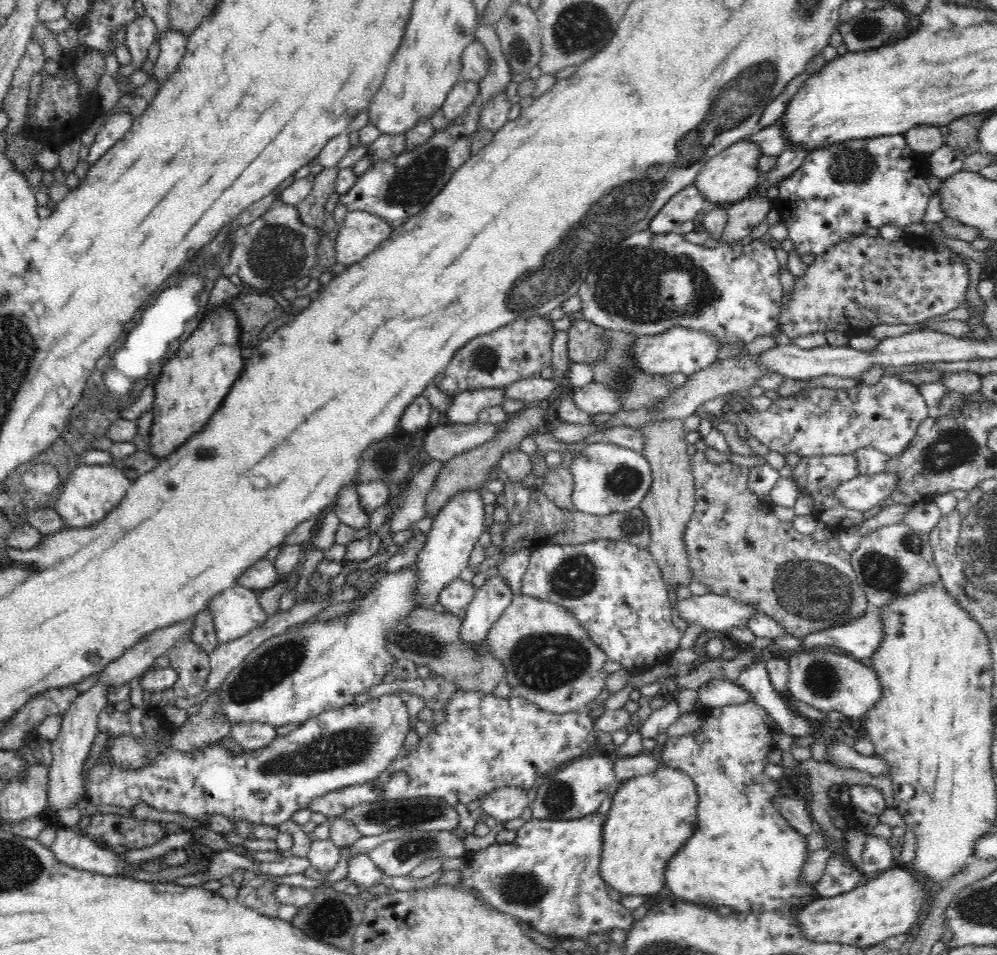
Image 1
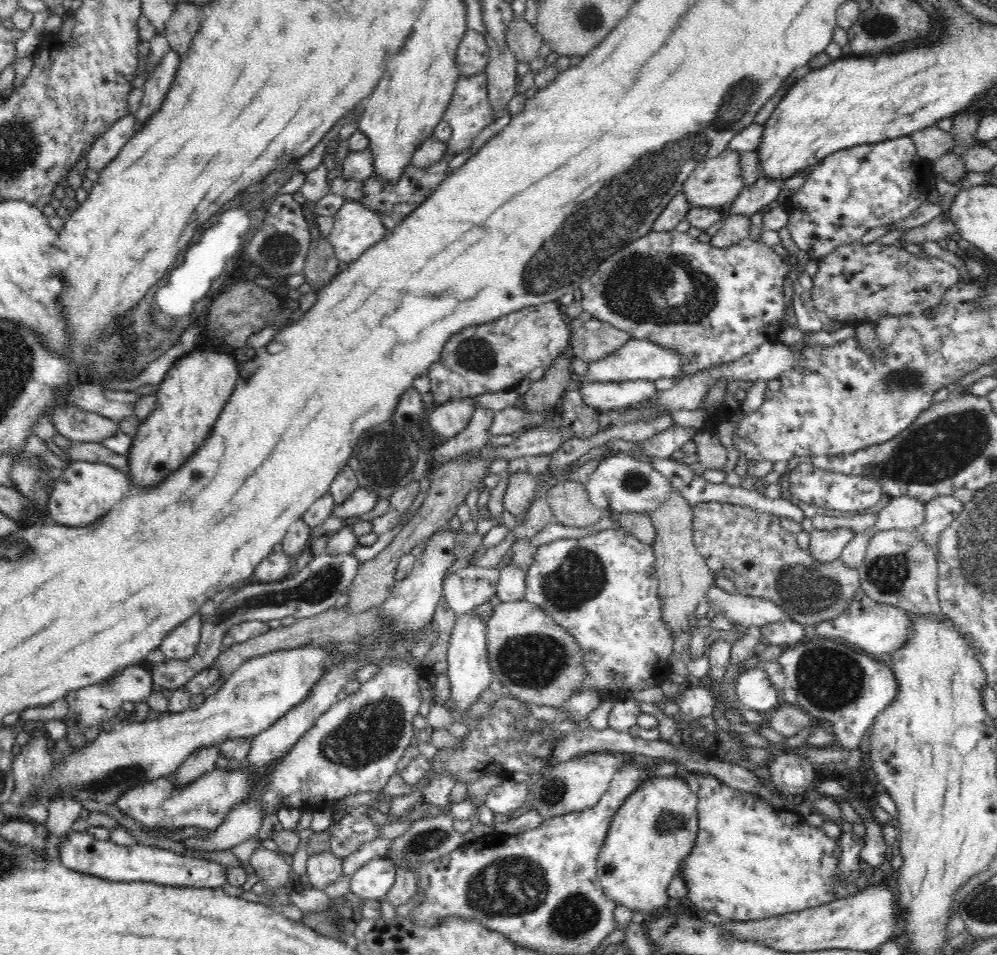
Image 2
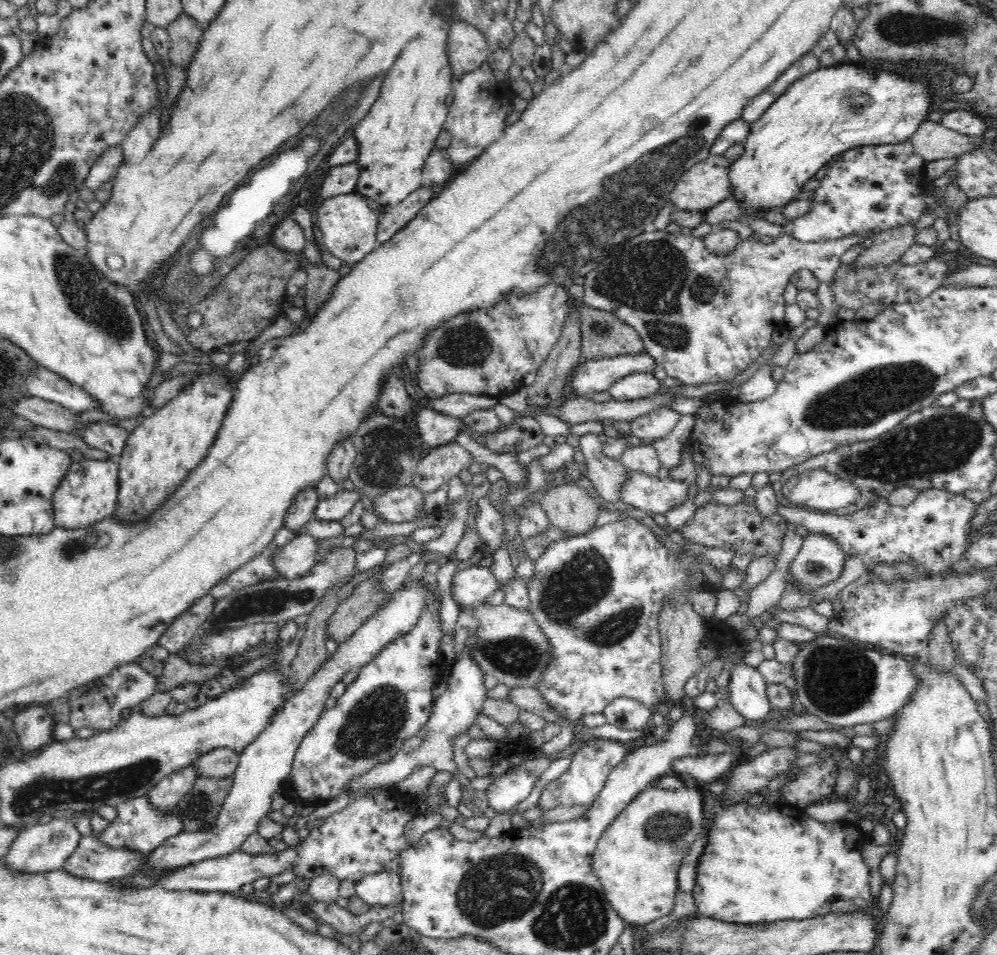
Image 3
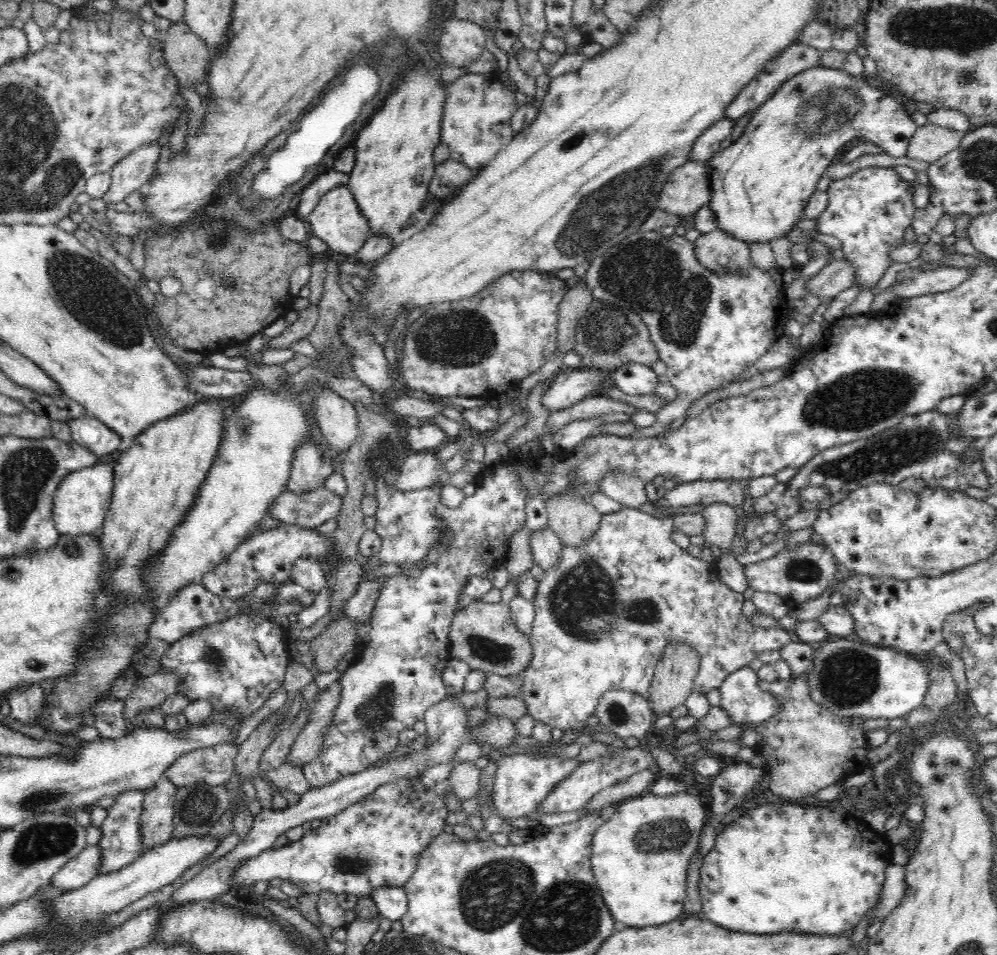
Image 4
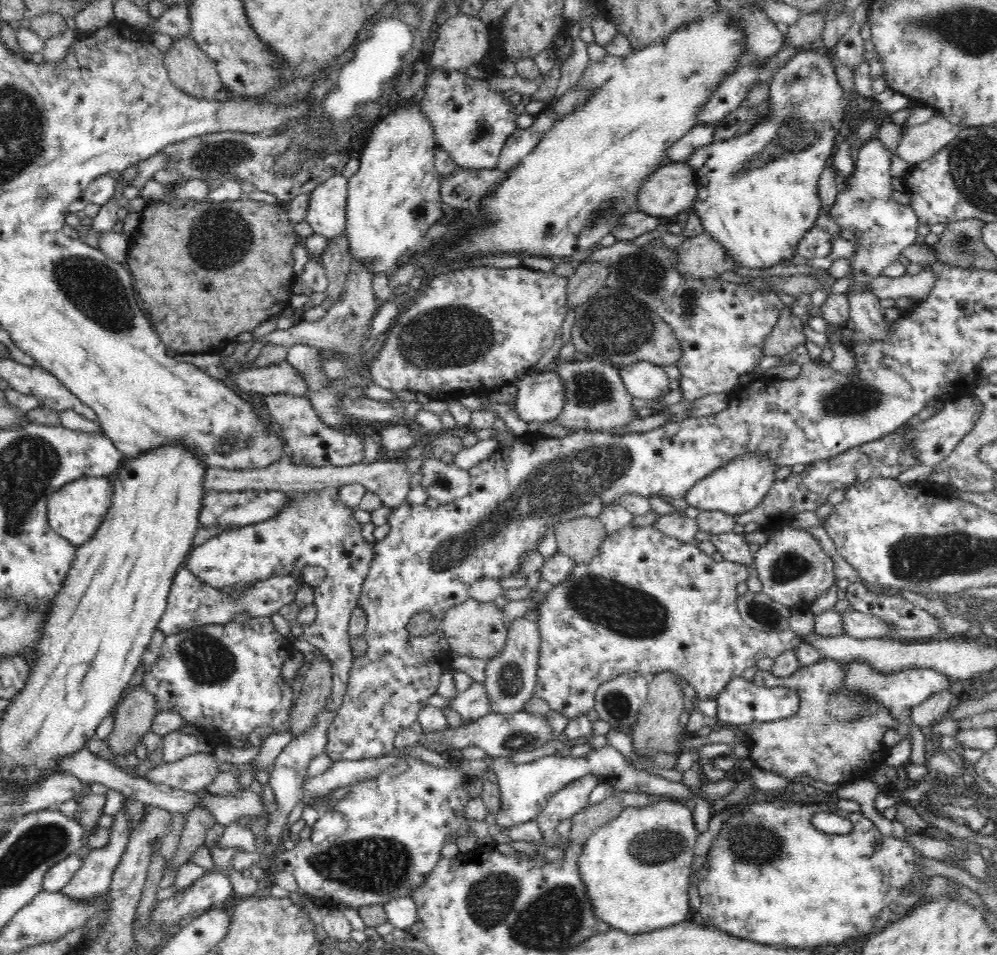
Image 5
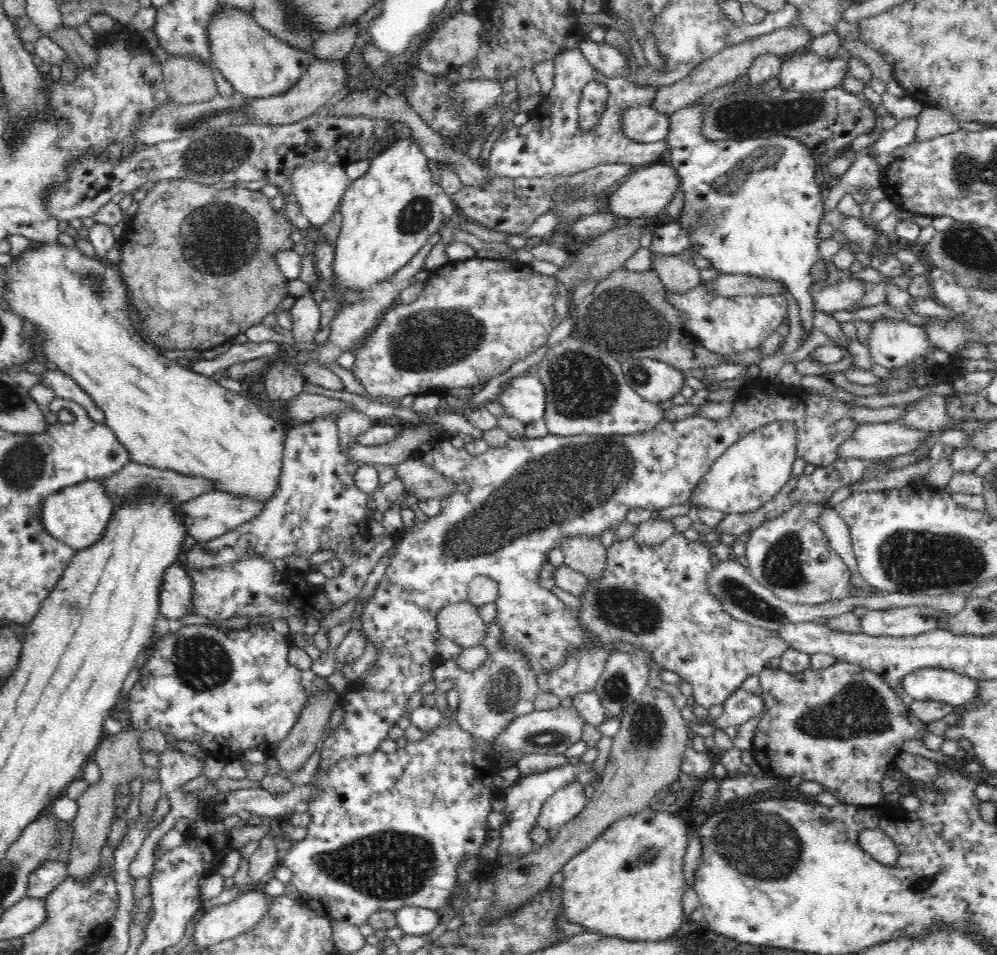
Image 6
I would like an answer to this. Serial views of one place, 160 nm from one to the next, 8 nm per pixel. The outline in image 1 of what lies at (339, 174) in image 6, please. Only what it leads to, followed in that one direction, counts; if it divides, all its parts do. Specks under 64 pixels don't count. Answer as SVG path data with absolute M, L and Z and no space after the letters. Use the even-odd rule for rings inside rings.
M348 212L335 240L337 262L346 267L364 260L386 240L393 228L369 212Z

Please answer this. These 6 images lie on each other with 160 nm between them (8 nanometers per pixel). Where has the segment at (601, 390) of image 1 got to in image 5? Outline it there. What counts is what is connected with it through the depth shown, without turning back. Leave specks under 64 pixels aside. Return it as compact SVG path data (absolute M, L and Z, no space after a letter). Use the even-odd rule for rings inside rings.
M646 361L634 362L619 369L621 379L634 398L662 398L670 390L668 375L662 366Z

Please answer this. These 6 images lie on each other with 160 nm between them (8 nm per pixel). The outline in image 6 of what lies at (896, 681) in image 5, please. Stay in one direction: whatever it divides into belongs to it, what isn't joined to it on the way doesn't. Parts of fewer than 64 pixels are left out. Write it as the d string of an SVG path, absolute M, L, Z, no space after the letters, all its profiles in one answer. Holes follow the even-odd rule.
M918 668L903 678L904 692L913 701L932 701L959 708L972 702L980 680L943 668Z

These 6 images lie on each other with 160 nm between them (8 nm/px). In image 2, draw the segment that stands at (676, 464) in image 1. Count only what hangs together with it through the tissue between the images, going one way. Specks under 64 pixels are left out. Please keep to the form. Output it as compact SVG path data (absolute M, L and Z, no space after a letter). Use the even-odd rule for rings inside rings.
M674 487L668 500L660 508L648 511L656 529L656 536L651 545L656 558L655 568L659 581L659 597L662 601L662 621L668 625L672 638L677 637L681 630L691 629L689 616L695 612L698 602L705 598L706 591L716 578L695 547L692 513L693 508Z

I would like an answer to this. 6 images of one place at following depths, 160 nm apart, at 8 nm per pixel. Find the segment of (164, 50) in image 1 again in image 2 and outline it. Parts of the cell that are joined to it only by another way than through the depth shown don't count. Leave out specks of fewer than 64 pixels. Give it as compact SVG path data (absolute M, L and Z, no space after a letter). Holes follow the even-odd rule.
M170 47L170 50L161 58L156 68L149 73L147 82L144 84L142 104L135 115L134 128L137 129L142 122L157 111L176 77L181 58L178 53Z

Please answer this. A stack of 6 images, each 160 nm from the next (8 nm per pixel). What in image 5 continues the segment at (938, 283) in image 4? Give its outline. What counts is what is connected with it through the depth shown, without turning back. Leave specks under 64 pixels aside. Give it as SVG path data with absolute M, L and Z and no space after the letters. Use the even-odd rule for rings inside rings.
M925 267L915 275L906 273L894 278L882 275L872 280L866 289L880 299L893 298L902 303L907 296L916 301L924 299L934 288L934 284L936 284L936 275L932 273L930 267Z

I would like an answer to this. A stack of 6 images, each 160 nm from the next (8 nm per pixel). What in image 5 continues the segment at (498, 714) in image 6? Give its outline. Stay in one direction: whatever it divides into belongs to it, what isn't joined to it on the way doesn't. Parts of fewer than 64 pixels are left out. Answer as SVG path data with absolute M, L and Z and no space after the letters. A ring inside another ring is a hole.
M532 613L511 620L509 624L506 646L500 654L496 654L486 664L484 687L491 700L494 714L512 714L525 710L526 704L535 696L538 680L538 659L540 650L540 631Z

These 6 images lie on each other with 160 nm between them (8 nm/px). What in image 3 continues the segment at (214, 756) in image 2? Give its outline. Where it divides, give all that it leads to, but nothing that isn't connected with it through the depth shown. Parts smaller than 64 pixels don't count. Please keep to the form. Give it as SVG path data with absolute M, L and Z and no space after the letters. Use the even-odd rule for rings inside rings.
M190 764L159 780L149 790L147 797L156 809L164 813L172 812L176 810L180 800L192 790L198 777L196 767Z

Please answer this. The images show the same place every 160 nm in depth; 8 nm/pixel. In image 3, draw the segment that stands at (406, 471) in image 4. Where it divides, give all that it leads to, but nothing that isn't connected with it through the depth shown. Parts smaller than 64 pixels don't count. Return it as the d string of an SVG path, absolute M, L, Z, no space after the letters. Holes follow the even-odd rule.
M456 441L432 448L418 464L412 484L428 494L440 489L460 472L466 471L475 459Z

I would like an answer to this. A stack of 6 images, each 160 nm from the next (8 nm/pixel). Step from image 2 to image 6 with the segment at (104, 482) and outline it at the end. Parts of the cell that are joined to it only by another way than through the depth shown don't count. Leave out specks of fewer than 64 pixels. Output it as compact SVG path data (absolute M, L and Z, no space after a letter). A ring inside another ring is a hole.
M98 479L87 480L49 495L42 504L41 523L55 539L79 551L100 540L113 510L112 500L103 484Z

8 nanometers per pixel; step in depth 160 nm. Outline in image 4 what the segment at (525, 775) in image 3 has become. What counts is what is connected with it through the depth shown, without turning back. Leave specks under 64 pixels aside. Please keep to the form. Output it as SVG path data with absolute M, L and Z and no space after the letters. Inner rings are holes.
M517 754L501 757L497 761L497 771L492 800L497 814L502 818L522 818L538 810L538 804L551 793L551 790L567 777L580 763L568 757L531 757L528 754Z

